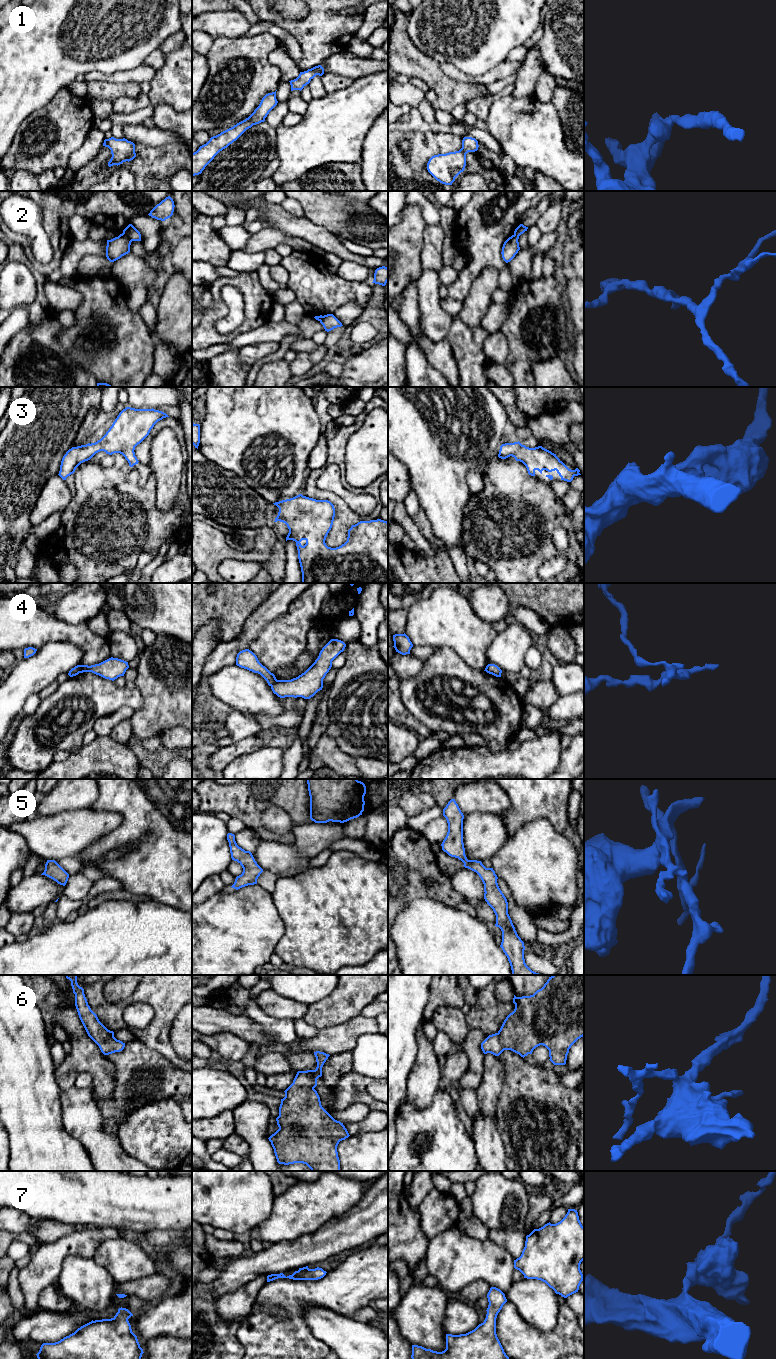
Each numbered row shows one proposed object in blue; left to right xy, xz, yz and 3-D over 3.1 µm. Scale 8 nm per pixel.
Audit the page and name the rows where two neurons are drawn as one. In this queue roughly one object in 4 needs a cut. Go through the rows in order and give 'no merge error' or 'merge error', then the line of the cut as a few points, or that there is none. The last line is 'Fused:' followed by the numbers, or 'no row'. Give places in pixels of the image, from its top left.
1: no merge error; cut none
2: merge error; cut xy (122, 233), (131, 241)
3: no merge error; cut none
4: merge error; cut xy (79, 665), (80, 672)
5: no merge error; cut none
6: no merge error; cut none
7: no merge error; cut none
Fused: 2, 4

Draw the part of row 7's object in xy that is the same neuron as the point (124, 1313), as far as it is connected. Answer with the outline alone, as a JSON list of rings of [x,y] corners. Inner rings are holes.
[[[119,1308],[111,1319],[91,1321],[55,1343],[43,1343],[38,1359],[141,1359],[143,1349],[128,1319],[133,1314]]]

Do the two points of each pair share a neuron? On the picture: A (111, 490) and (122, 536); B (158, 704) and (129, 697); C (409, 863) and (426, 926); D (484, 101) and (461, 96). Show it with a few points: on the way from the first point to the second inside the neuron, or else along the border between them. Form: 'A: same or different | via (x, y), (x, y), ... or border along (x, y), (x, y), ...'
A: same | via (111, 501), (111, 508), (115, 512), (115, 525)
B: different | border along (135, 687), (140, 692), (142, 705), (134, 712)
C: different | border along (442, 902), (429, 898), (414, 898), (400, 912)
D: different | border along (488, 93), (464, 102)

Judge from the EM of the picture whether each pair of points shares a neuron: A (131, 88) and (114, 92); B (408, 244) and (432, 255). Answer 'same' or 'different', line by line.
A: same
B: different

